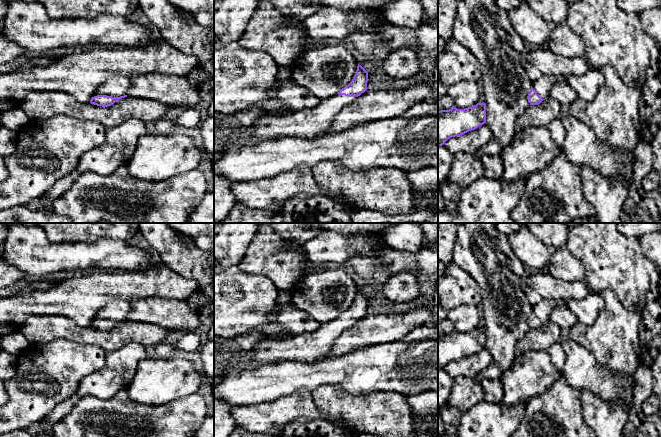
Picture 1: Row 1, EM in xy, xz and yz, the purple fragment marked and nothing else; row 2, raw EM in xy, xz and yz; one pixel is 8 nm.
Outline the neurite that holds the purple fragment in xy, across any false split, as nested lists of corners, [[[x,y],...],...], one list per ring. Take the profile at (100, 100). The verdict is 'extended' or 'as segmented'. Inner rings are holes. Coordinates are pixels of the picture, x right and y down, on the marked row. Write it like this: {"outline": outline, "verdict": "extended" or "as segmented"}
{"outline": [[[118,76],[101,83],[95,90],[90,103],[108,107],[119,99],[127,97],[126,93],[130,87],[130,79]]], "verdict": "extended"}

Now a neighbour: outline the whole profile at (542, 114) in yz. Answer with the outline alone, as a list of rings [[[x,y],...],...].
[[[549,97],[540,104],[530,105],[516,120],[518,129],[531,126],[545,126],[554,119],[561,119],[565,108],[556,100]]]

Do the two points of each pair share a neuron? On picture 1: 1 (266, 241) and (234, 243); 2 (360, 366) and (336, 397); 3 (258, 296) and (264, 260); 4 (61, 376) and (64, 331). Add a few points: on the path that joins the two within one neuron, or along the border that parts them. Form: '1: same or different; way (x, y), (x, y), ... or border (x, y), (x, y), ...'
1: different; border (255, 233), (243, 258), (238, 263)
2: different; border (320, 385), (335, 384), (353, 393), (366, 393)
3: different; border (239, 267), (250, 274), (265, 275), (277, 287)
4: different; border (41, 343), (55, 339), (70, 339), (87, 344)

